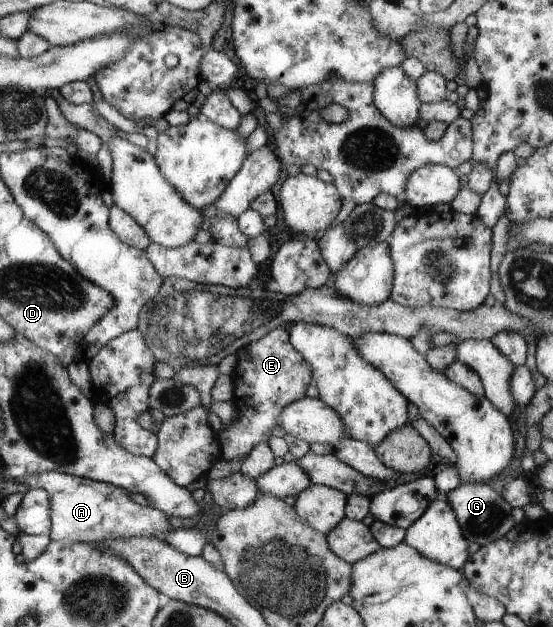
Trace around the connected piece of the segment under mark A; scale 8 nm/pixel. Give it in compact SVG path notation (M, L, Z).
M49 471L46 474L28 474L19 482L30 488L42 488L52 498L52 540L62 543L99 543L116 538L146 536L164 538L171 529L169 517L160 510L132 501L122 488L104 482L79 478L72 474Z

